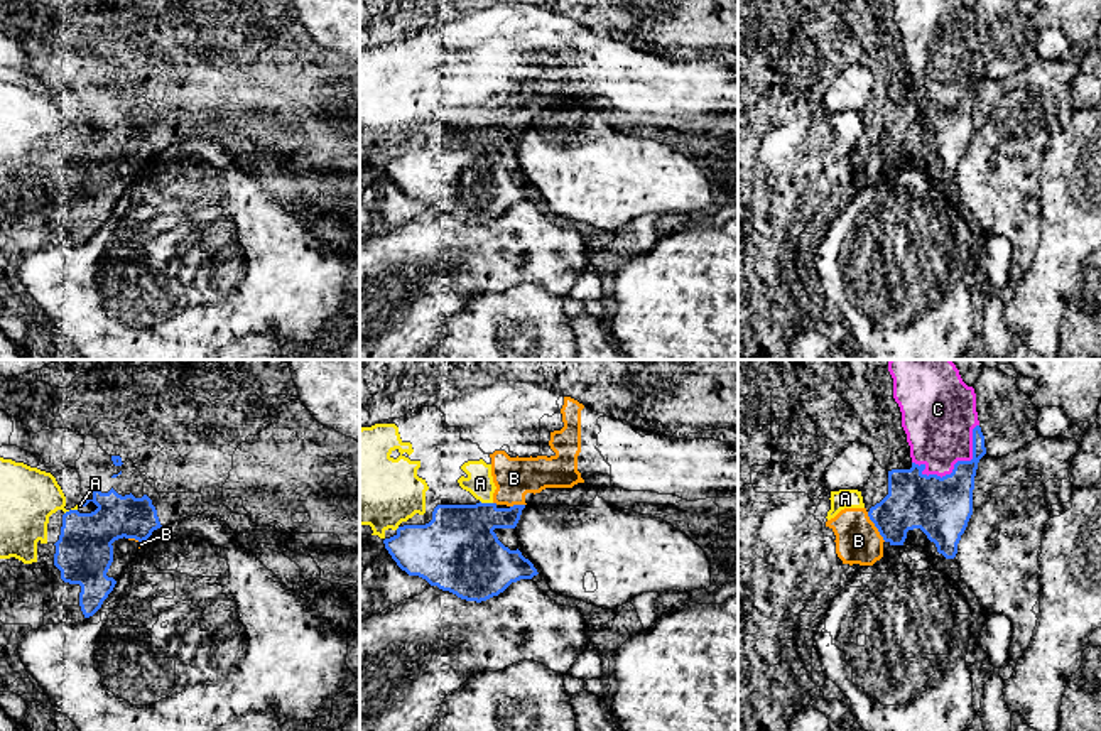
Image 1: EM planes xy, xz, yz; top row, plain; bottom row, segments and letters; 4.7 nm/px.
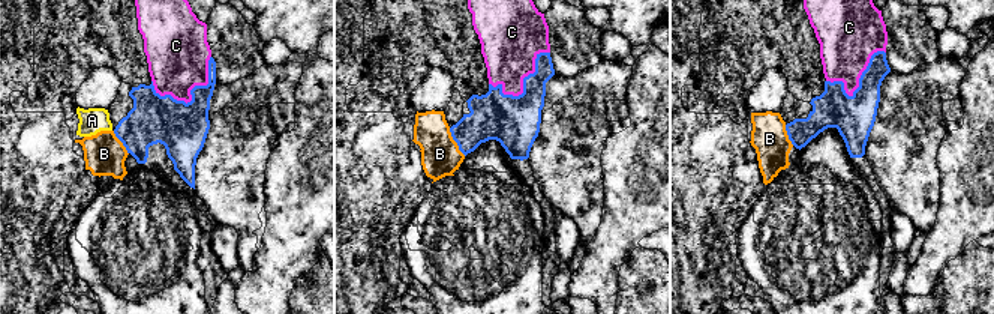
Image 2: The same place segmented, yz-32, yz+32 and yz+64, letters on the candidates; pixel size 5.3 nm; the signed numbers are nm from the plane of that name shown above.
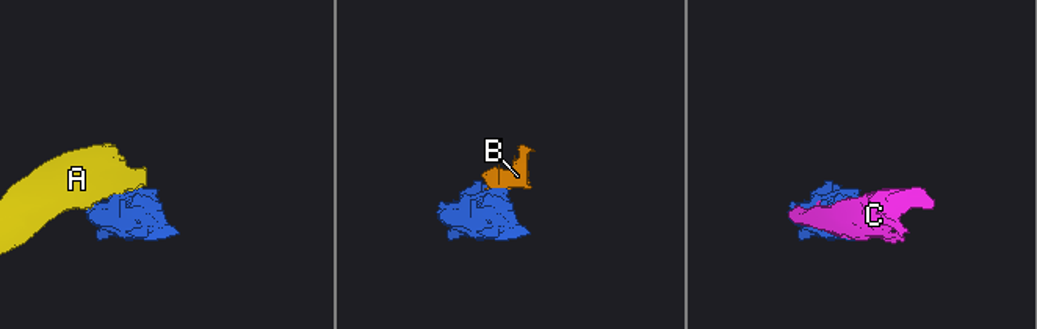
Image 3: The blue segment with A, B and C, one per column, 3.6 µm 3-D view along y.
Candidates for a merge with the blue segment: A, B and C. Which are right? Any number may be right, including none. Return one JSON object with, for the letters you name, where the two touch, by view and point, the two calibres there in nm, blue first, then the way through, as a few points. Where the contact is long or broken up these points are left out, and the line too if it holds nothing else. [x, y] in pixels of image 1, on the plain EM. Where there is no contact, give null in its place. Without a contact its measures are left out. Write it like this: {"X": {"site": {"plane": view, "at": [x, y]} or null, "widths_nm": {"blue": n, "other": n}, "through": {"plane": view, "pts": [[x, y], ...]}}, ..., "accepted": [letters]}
{"C": {"site": {"plane": "yz", "at": [954, 88]}, "widths_nm": {"blue": 280, "other": 340}}, "accepted": ["C"]}

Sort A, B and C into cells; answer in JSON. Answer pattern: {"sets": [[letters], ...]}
{"sets": [["A", "B"], ["C"]]}

